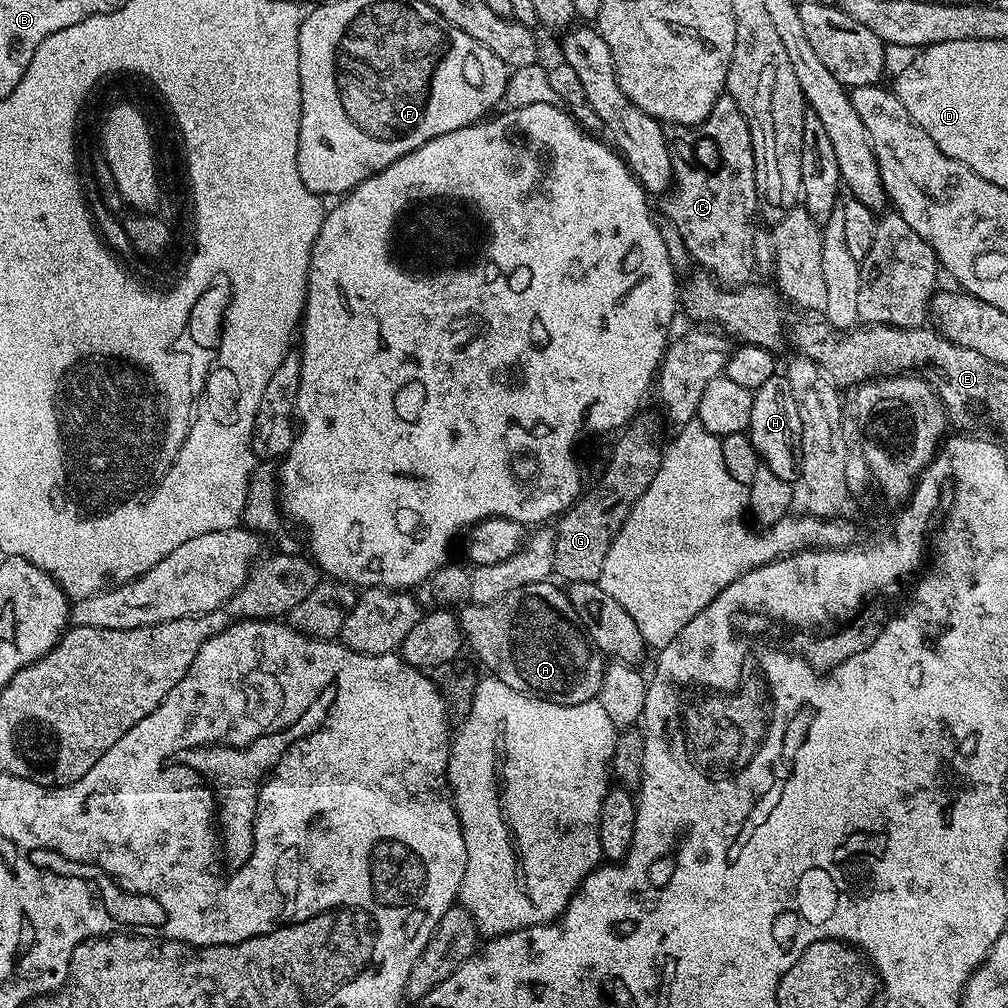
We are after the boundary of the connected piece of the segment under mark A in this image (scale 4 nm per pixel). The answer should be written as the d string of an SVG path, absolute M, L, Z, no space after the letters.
M546 579L510 590L510 594L502 594L498 602L465 603L458 612L460 630L467 647L468 644L472 647L473 654L492 671L489 673L495 679L528 696L537 696L539 700L578 706L599 697L606 660L581 626L565 589L559 583L552 583L551 579Z

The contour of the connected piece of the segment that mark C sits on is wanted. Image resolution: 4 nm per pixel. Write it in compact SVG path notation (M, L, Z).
M720 95L714 102L712 113L699 127L676 126L671 129L668 149L672 152L674 191L663 197L663 215L678 228L689 257L697 260L716 284L733 290L743 287L753 279L752 272L757 271L756 255L752 249L752 219L758 209L758 197L752 139L742 110L738 110L732 96Z

